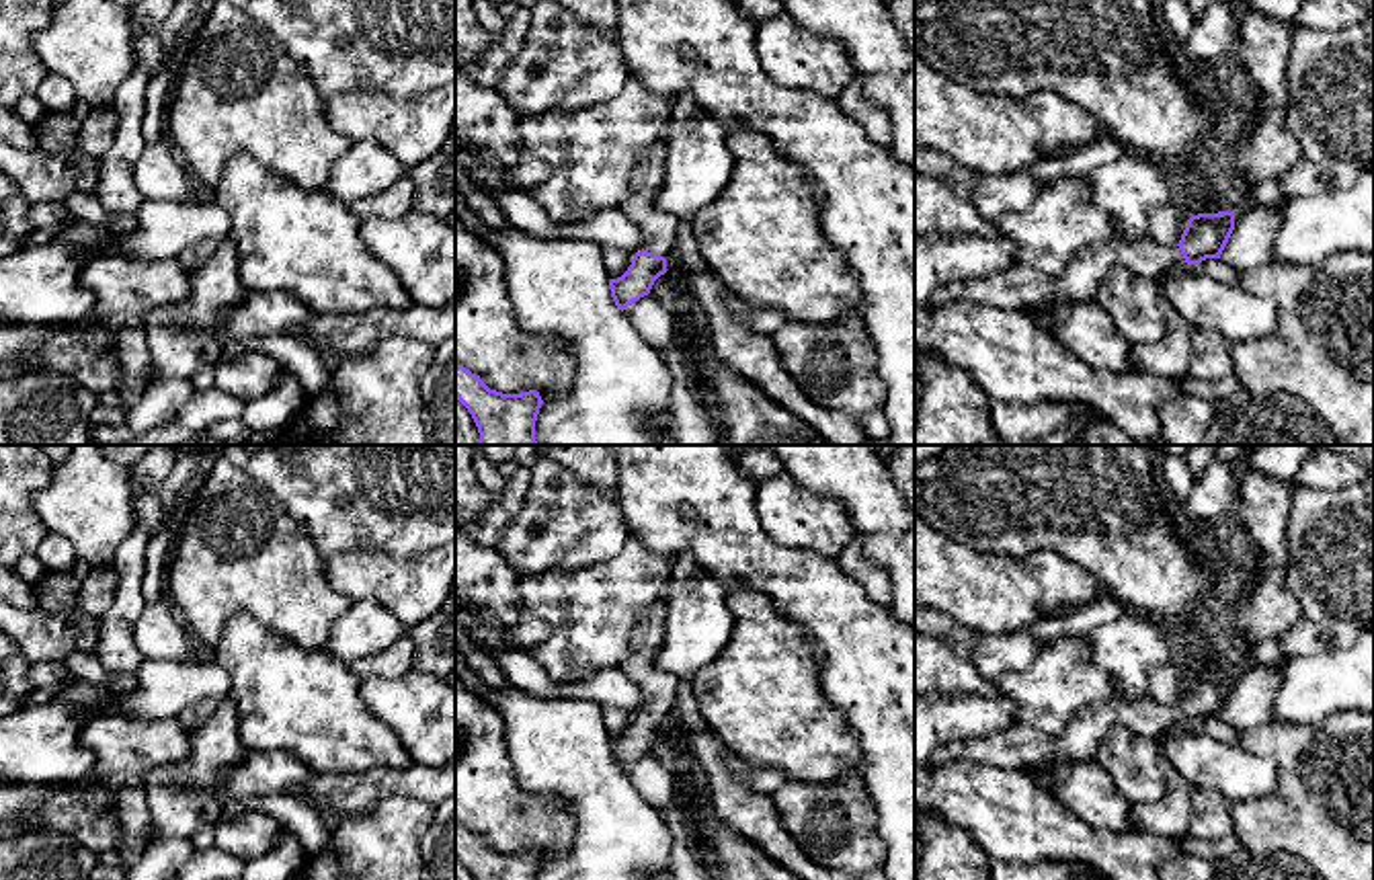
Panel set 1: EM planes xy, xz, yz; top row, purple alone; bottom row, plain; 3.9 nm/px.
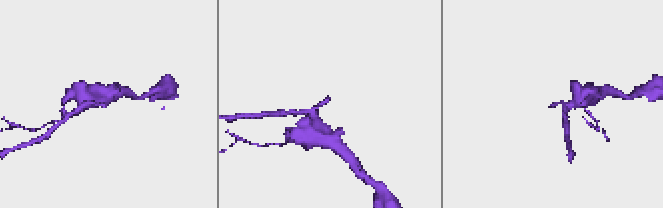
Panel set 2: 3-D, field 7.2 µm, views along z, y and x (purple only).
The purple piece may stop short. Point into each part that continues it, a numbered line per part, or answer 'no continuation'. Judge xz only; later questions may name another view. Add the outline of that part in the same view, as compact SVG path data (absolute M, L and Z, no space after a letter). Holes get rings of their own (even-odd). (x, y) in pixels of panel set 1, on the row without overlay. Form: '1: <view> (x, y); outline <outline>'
1: xz (659, 688); outline M666 589L648 611L638 615L632 630L632 650L621 669L640 687L642 708L666 718L677 697L679 679L656 667L656 652L664 640L664 619Z

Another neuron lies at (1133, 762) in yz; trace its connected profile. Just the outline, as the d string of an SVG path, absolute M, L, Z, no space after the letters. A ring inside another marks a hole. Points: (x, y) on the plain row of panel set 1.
M1116 724L1093 757L1132 804L1157 802L1165 792L1165 773L1157 741L1138 736Z

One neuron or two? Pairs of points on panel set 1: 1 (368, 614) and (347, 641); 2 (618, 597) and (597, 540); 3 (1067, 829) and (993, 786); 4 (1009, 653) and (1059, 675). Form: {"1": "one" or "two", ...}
{"1": "one", "2": "two", "3": "one", "4": "two"}

